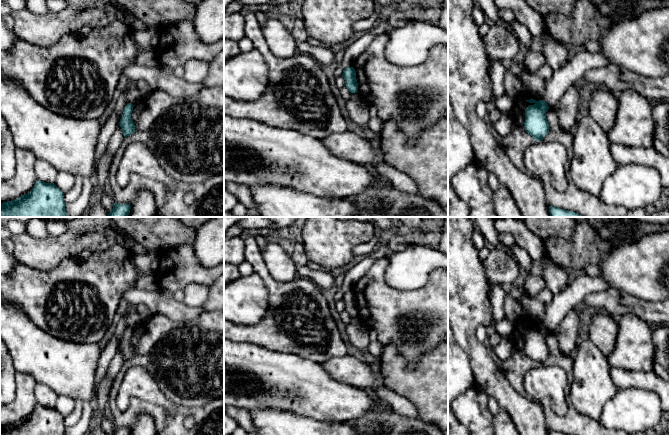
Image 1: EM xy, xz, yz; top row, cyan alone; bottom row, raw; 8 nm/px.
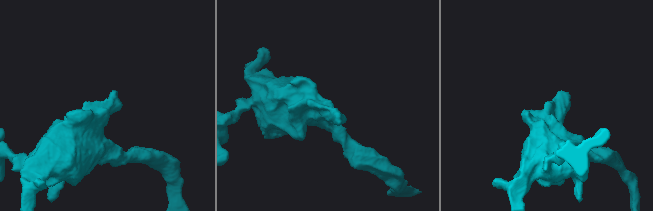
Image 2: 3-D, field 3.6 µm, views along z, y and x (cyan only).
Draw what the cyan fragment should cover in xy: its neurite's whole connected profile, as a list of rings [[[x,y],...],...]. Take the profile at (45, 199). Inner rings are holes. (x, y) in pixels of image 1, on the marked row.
[[[37,180],[29,193],[0,203],[0,217],[67,217],[64,193],[54,183]]]

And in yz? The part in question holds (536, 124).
[[[531,98],[526,101],[530,105],[525,109],[525,130],[536,141],[543,140],[549,132],[549,124],[546,118],[549,106],[544,100],[536,101]]]

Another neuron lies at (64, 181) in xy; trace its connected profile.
[[[58,172],[54,184],[63,192],[66,193],[72,189],[75,183],[75,176],[66,172]]]

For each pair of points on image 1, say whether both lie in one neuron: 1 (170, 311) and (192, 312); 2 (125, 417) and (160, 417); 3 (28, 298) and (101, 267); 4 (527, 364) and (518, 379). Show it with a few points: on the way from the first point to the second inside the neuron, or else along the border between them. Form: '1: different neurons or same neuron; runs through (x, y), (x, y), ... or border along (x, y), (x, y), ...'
1: same neuron; runs through (175, 311), (187, 312)
2: same neuron; runs through (134, 411), (151, 411)
3: same neuron; runs through (46, 289), (57, 279), (83, 278)
4: same neuron; runs through (523, 368), (518, 375)

